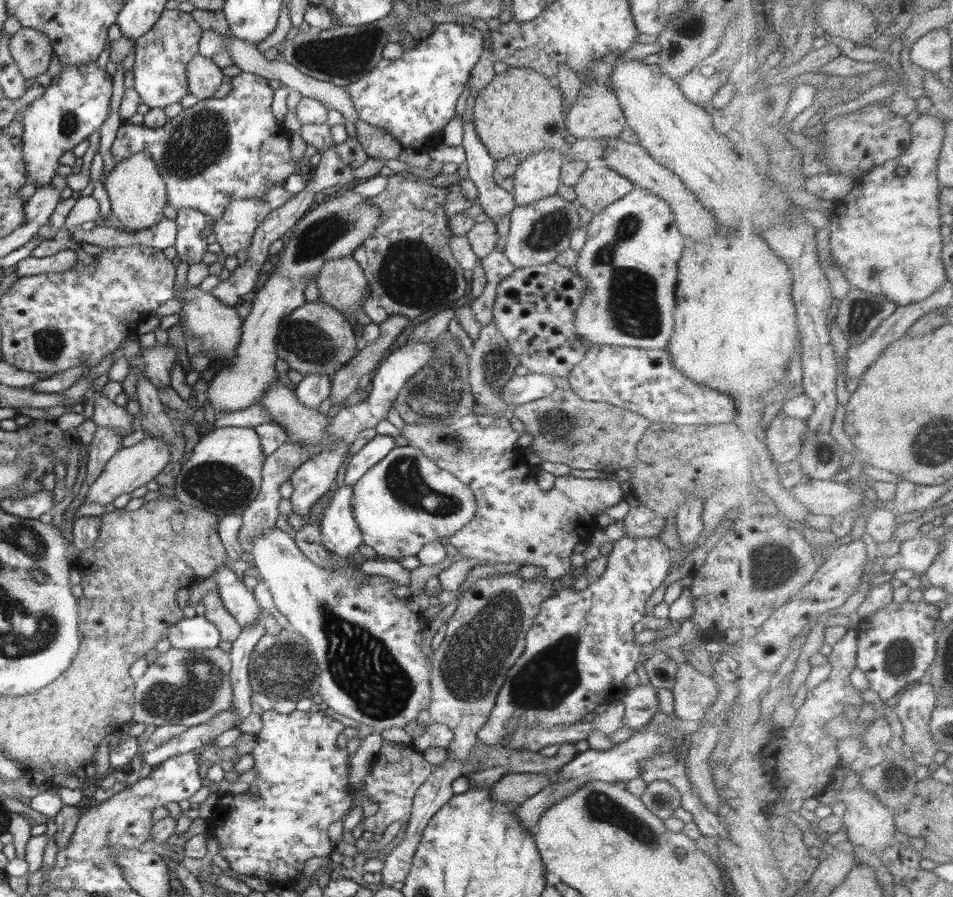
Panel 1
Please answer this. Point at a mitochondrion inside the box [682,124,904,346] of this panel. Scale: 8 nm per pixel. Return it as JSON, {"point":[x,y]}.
{"point":[861,316]}

